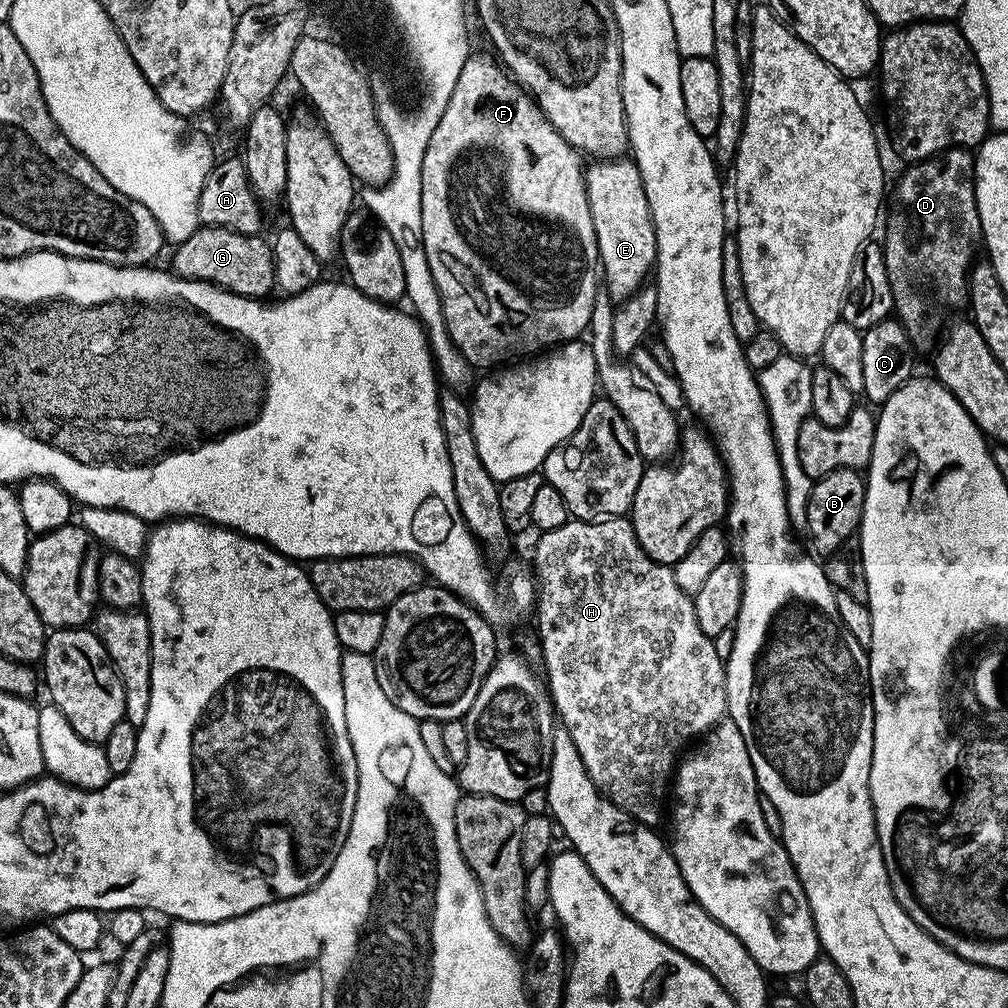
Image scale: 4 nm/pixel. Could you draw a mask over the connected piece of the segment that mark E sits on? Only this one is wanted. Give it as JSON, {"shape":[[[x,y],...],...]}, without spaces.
{"shape":[[[628,158],[600,160],[587,165],[584,185],[590,202],[590,218],[594,222],[596,251],[599,267],[602,269],[602,284],[613,301],[623,302],[645,287],[647,278],[656,263],[656,227],[652,225],[650,206],[646,202],[646,190],[642,174],[635,162]]]}

